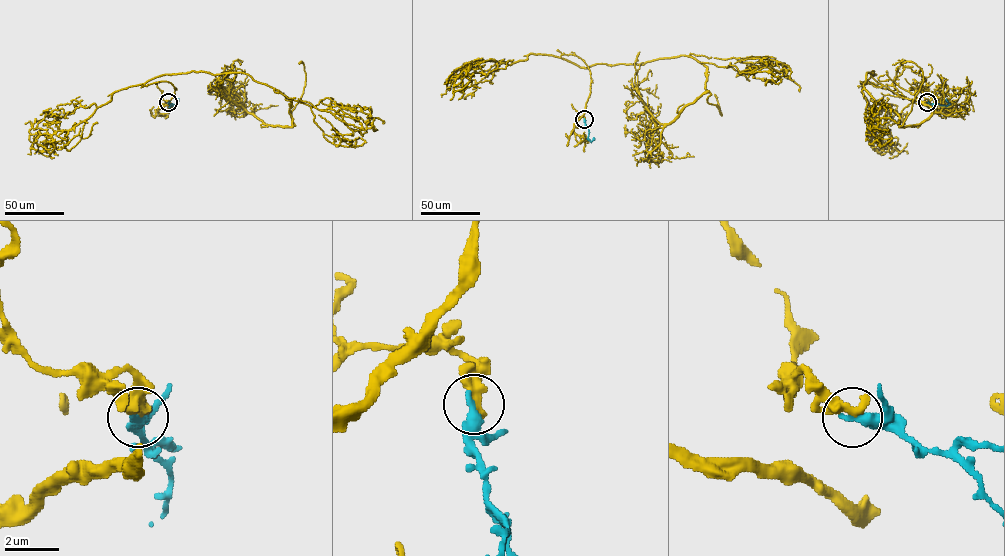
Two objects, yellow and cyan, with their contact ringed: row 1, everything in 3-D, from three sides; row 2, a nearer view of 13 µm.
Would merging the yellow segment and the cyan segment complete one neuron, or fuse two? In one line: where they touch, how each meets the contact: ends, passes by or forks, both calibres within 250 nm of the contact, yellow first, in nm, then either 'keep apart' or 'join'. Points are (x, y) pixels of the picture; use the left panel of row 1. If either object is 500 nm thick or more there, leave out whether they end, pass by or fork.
at (168, 102); yellow ends there; cyan ends there; 460 nm thick on the yellow side, 440 nm on the other; keep apart

